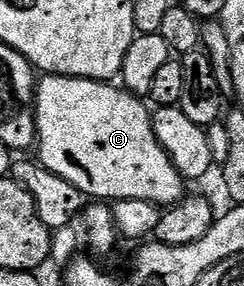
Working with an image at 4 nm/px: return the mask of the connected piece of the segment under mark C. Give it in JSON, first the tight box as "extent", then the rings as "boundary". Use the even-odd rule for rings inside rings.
{"extent":[36,74,186,208],"boundary":[[[49,74],[36,83],[38,161],[92,200],[146,200],[167,208],[185,197],[186,179],[154,136],[149,107],[119,85]]]}

